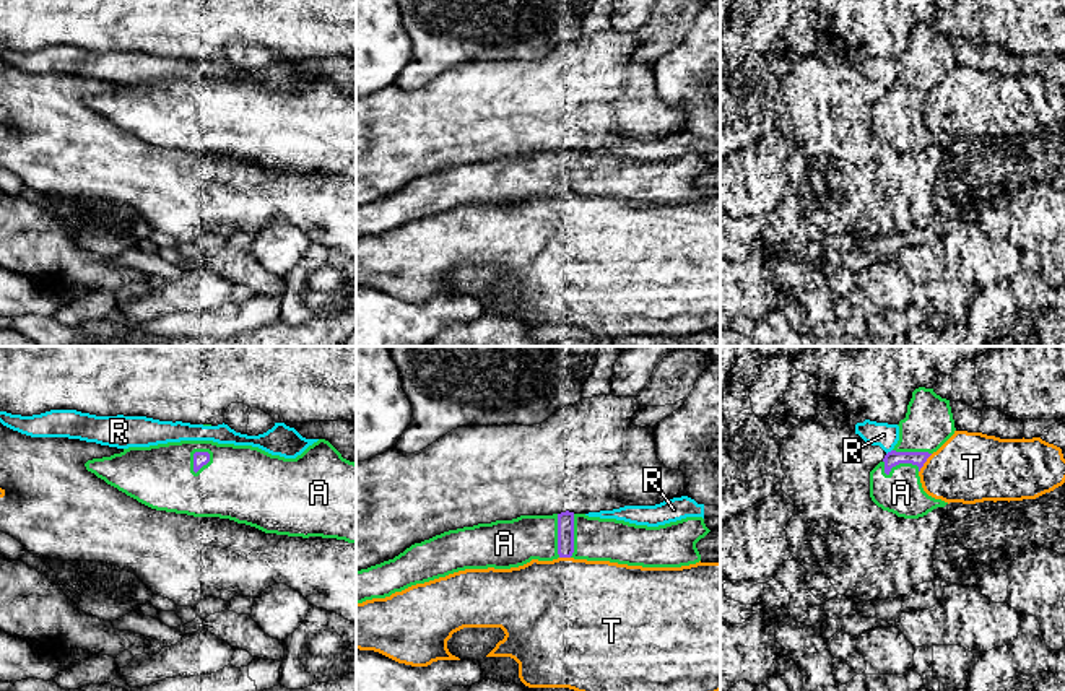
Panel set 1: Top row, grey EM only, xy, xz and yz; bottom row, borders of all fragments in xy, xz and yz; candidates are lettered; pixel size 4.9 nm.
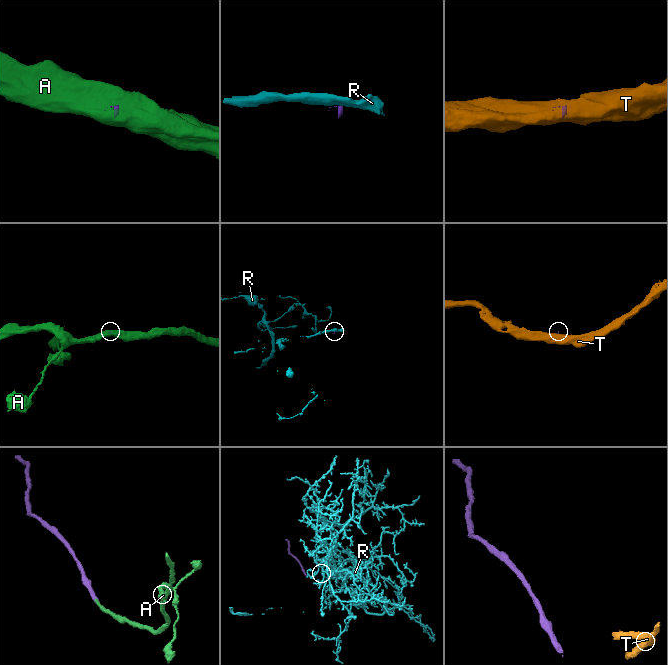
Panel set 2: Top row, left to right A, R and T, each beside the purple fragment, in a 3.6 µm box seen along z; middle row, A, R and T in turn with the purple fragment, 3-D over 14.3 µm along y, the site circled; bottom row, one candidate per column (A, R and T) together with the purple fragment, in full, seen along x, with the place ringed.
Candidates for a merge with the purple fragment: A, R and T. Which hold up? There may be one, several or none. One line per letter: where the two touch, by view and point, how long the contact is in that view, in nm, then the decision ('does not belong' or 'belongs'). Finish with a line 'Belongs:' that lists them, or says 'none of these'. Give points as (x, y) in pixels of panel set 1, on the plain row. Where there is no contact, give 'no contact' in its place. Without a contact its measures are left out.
A: meets purple in xy at (207, 98); contact 130 nm long; belongs
R: meets purple in yz at (888, 88); contact 40 nm long; does not belong
T: meets purple in yz at (924, 98); contact 120 nm long; does not belong
Belongs: A

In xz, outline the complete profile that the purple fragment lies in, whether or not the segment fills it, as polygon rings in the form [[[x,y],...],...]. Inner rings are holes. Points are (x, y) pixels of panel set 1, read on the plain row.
[[[561,148],[478,159],[415,179],[393,195],[356,206],[356,239],[465,205],[511,205],[532,195],[574,193],[642,203],[701,197],[696,179],[711,166],[702,153],[659,163]]]

